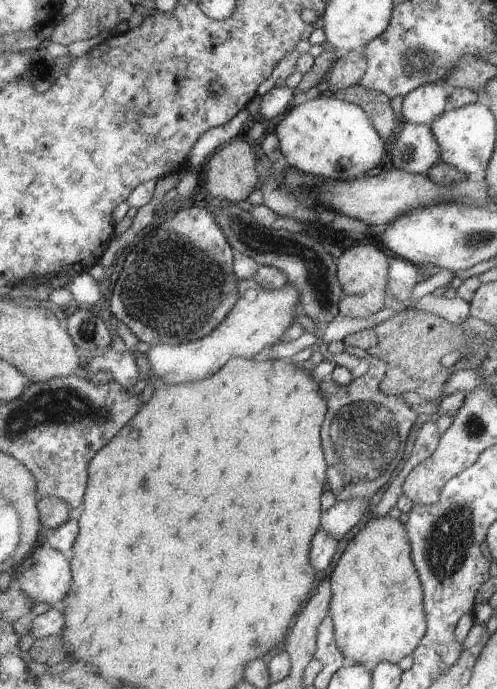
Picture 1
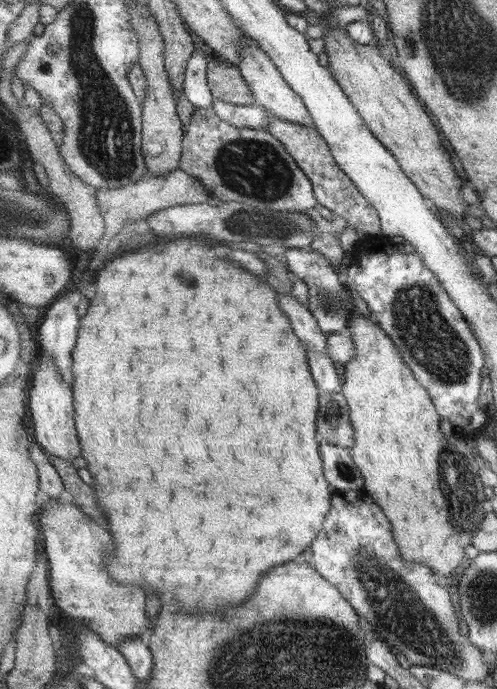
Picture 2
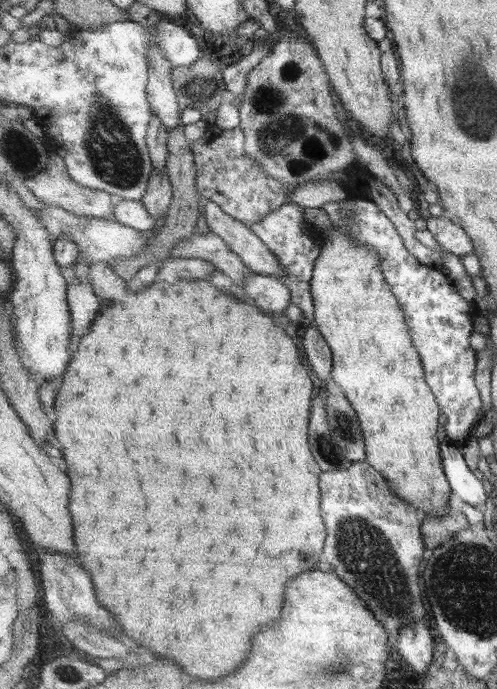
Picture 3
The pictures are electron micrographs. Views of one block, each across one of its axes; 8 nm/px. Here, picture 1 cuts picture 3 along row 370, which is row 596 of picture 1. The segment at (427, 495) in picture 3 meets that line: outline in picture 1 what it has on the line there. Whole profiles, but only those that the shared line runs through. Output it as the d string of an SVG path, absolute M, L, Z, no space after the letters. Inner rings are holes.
M389 515L369 520L348 542L330 575L330 583L333 591L330 615L338 645L354 662L363 663L371 670L385 661L401 662L417 650L428 633L424 588L412 557L411 539L405 522Z

